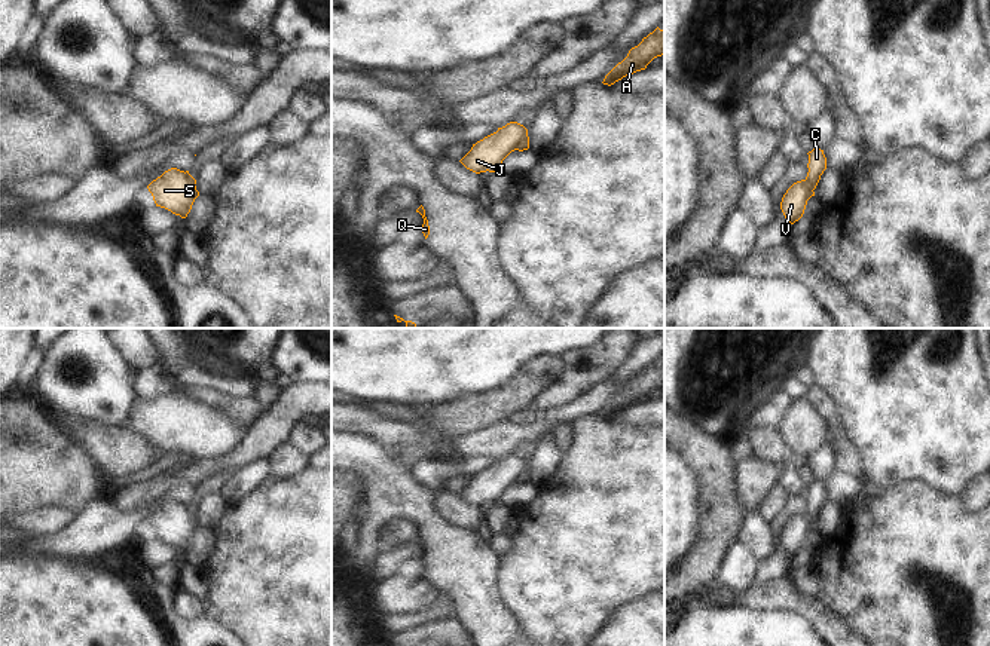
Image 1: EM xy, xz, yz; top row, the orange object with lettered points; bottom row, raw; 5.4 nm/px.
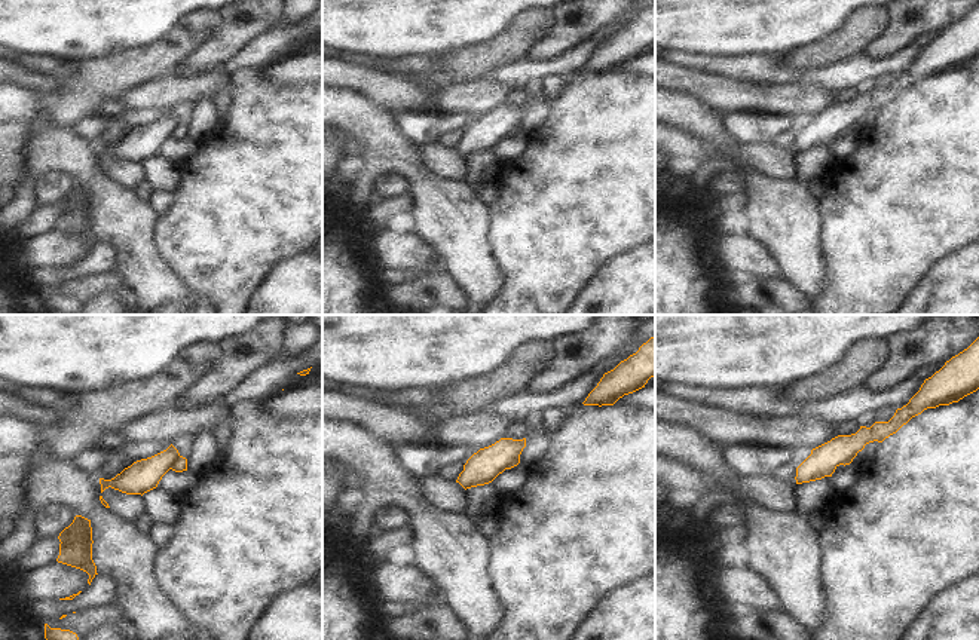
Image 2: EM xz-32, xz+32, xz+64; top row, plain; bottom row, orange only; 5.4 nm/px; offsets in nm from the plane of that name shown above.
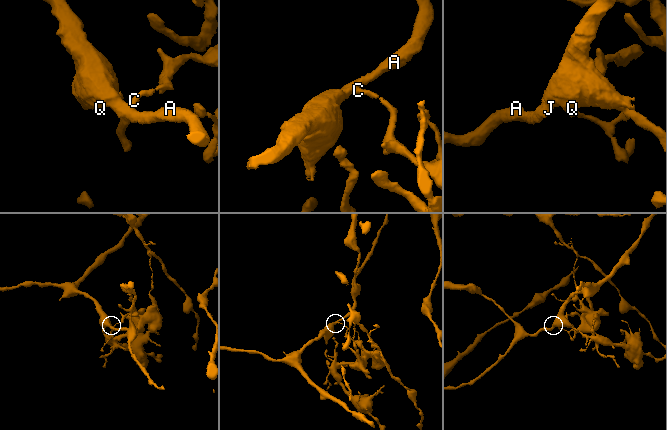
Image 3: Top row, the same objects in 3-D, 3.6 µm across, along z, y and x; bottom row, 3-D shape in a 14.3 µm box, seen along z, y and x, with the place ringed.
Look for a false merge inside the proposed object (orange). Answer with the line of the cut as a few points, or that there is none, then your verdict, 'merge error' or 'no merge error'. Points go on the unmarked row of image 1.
cut in yz along (804, 513), (812, 523); merge error

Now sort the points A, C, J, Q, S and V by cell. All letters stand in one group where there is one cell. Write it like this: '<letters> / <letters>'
A J Q S V / C

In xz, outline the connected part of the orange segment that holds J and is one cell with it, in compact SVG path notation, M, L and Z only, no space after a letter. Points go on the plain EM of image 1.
M510 454L473 477L471 483L459 495L476 506L495 505L525 469L528 469L528 462L517 454Z

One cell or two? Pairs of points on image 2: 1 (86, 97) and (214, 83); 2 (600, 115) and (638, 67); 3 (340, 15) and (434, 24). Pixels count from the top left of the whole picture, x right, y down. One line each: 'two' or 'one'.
1: two
2: two
3: one

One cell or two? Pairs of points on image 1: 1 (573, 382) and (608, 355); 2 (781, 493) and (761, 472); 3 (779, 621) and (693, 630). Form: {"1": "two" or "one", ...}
{"1": "one", "2": "two", "3": "one"}

